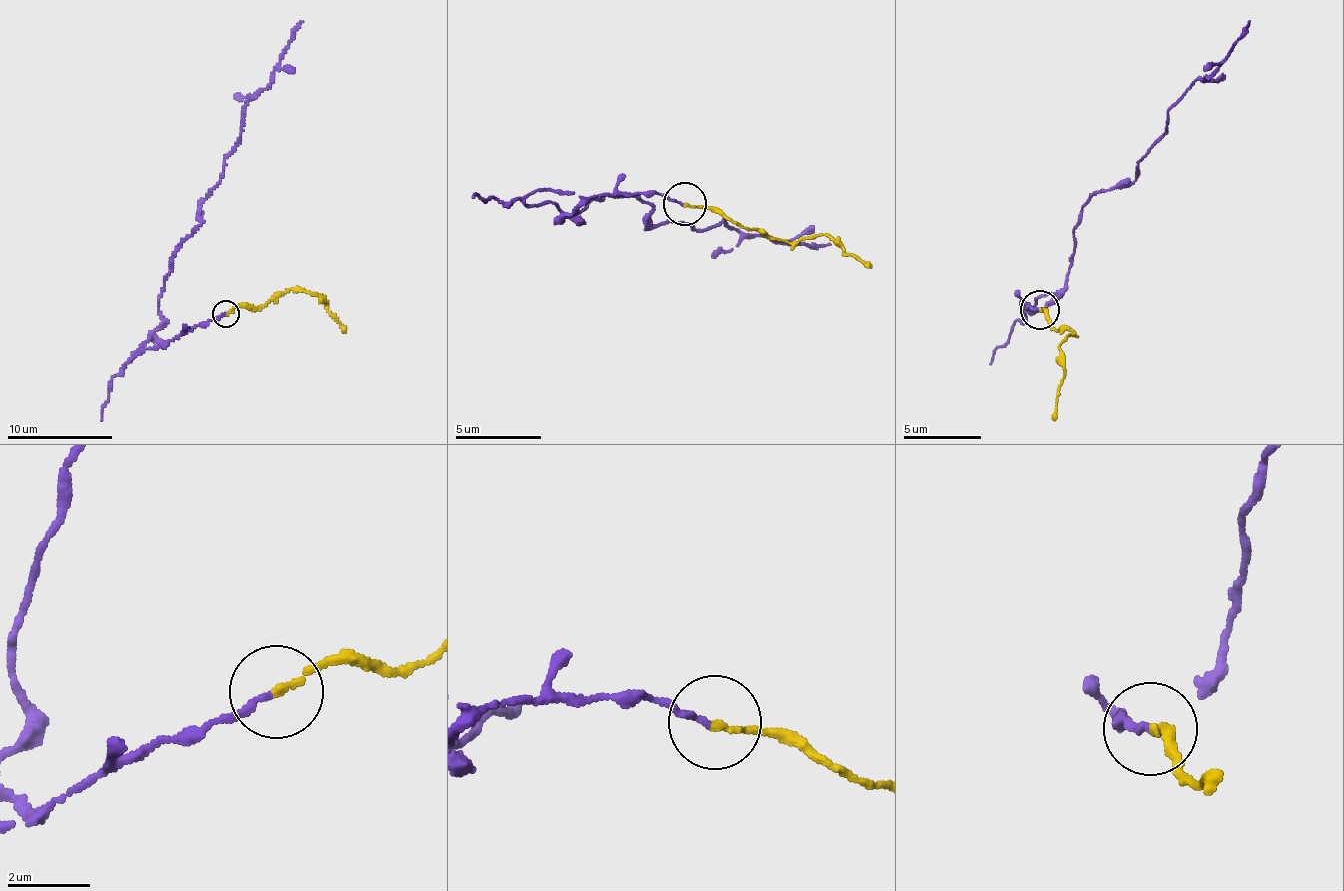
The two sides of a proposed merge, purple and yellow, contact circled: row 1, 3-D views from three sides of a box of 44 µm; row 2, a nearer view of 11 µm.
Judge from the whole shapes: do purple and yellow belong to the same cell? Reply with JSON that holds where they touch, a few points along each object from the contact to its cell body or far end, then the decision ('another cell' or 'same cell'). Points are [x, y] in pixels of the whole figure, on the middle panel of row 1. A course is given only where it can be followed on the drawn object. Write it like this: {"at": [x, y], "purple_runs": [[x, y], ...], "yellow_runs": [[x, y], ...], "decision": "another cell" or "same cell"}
{"at": [685, 203], "purple_runs": [[684, 204], [594, 195], [564, 213], [579, 217], [605, 192], [652, 206], [650, 225], [722, 219], [831, 245]], "yellow_runs": [[684, 204], [723, 210], [744, 224], [784, 240], [834, 239], [840, 256], [870, 267]], "decision": "same cell"}

